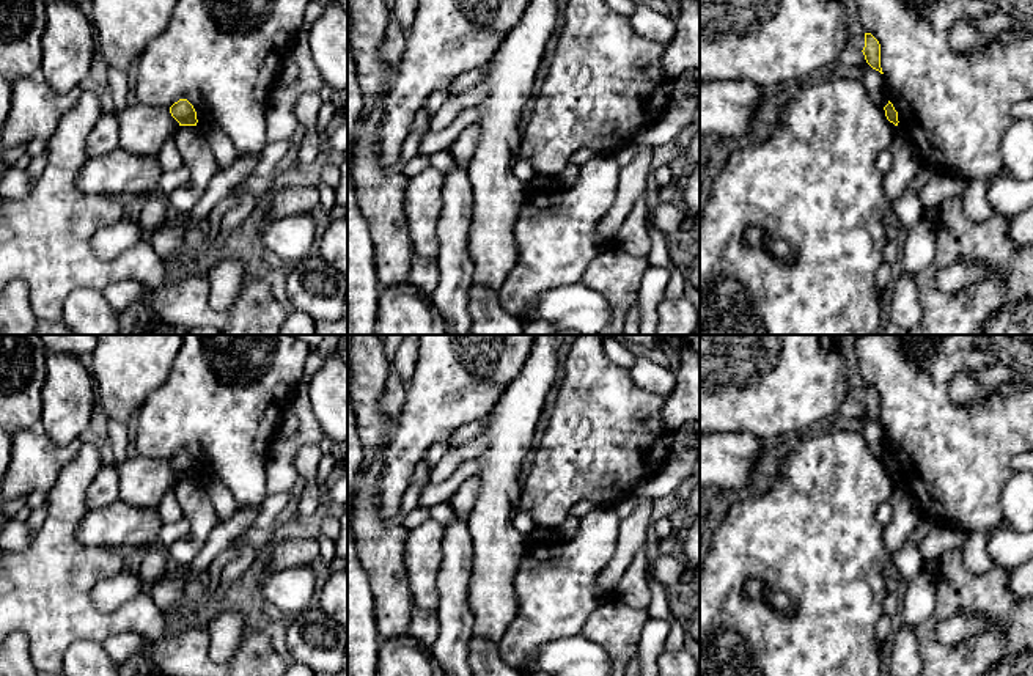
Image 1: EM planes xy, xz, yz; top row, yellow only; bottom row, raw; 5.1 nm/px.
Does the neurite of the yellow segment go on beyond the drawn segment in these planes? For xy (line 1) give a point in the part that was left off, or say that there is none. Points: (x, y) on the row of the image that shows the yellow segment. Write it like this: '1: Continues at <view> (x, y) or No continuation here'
1: No continuation here

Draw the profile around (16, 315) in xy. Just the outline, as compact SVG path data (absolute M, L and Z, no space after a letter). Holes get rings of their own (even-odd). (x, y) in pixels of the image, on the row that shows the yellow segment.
M11 280L0 291L0 335L33 335L38 322L28 285L24 280Z

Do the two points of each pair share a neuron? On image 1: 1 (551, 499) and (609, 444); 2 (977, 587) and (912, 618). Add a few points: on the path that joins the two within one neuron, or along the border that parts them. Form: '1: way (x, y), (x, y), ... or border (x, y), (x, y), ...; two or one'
1: way (565, 484), (595, 455); one
2: border (936, 574), (936, 606), (933, 615), (912, 628); two

